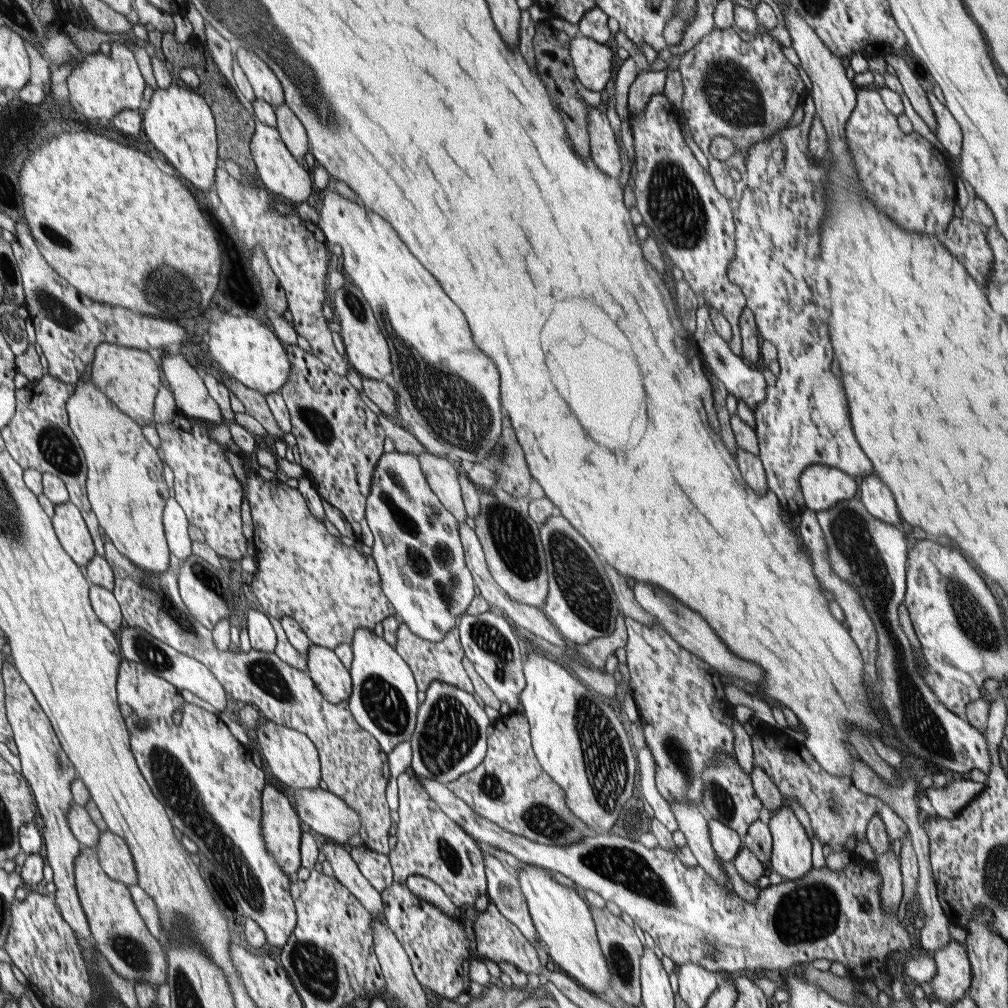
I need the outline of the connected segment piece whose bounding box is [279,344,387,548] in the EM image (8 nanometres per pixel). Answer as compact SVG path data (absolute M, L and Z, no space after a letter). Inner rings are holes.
M285 344L285 352L291 364L291 372L289 372L289 380L285 384L281 384L279 388L279 396L285 402L287 410L289 410L289 418L291 418L291 434L295 436L297 448L299 448L299 464L305 470L305 478L311 480L311 484L315 486L317 494L323 498L323 502L329 502L331 506L335 506L345 520L351 524L353 528L353 536L357 540L357 544L365 544L365 546L373 546L373 534L369 530L369 526L365 524L365 504L367 504L367 492L369 492L369 478L371 472L377 466L377 460L383 456L383 438L387 436L383 432L383 428L379 426L379 420L375 418L375 414L361 402L359 394L355 392L355 388L337 372L331 372L329 366L325 366L317 356L311 356L309 352L303 352L301 346L293 344Z

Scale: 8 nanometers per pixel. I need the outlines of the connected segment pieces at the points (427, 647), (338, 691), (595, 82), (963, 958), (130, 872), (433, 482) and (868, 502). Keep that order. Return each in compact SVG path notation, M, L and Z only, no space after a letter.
M399 624L397 642L395 642L393 648L407 662L409 670L413 672L417 694L421 694L421 700L423 700L423 692L429 688L429 682L433 682L433 680L447 682L447 684L457 684L459 690L465 690L465 692L473 694L471 682L469 682L469 678L465 676L465 672L461 668L461 658L465 656L465 650L461 646L461 638L459 638L459 628L457 626L451 628L441 642L429 642L429 640L423 640L417 634L413 634L405 624Z
M309 646L307 652L307 670L305 670L315 688L323 694L325 700L339 704L347 702L353 692L353 682L349 668L337 658L337 654L329 648Z
M571 36L567 54L571 58L571 64L575 68L577 80L593 92L599 92L605 88L605 82L611 74L611 60L613 54L605 44L599 44L587 36Z
M949 940L931 956L937 966L937 976L933 976L933 980L929 982L933 994L957 1002L971 986L971 964L967 958L965 944Z
M99 830L99 840L97 846L93 846L93 850L97 852L101 870L109 878L125 886L137 886L137 870L133 864L133 854L129 852L129 846L121 836L107 830Z
M419 452L415 456L417 456L417 462L421 464L421 470L423 470L431 490L435 492L435 496L459 522L463 522L467 512L465 512L465 506L461 500L457 468L451 462L447 462L445 458L433 456L429 452Z
M875 472L857 480L857 486L859 486L857 498L861 500L861 504L867 508L867 512L875 520L881 520L881 524L887 524L893 528L897 528L901 524L901 514L897 512L893 494L887 490L887 486L883 486L877 480Z

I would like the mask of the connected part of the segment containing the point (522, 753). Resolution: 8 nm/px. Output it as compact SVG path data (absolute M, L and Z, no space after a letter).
M501 712L491 726L493 732L485 738L485 758L481 764L473 768L473 772L445 784L453 796L465 802L471 812L487 818L499 828L543 846L561 848L589 838L593 832L581 818L569 812L565 790L537 764L527 718L523 714Z

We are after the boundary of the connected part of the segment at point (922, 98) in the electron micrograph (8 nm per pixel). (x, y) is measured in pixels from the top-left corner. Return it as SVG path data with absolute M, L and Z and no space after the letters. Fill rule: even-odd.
M897 54L897 56L885 56L885 62L895 68L893 72L895 72L895 76L899 78L901 88L903 88L905 96L909 98L913 110L921 116L921 120L923 120L925 126L931 130L931 134L935 134L935 132L937 132L937 118L935 118L933 108L931 108L931 104L929 104L927 92L923 92L921 86L917 84L917 80L915 80L915 76L913 76L913 70L909 70L909 68L905 66L905 62L901 60L899 54Z

